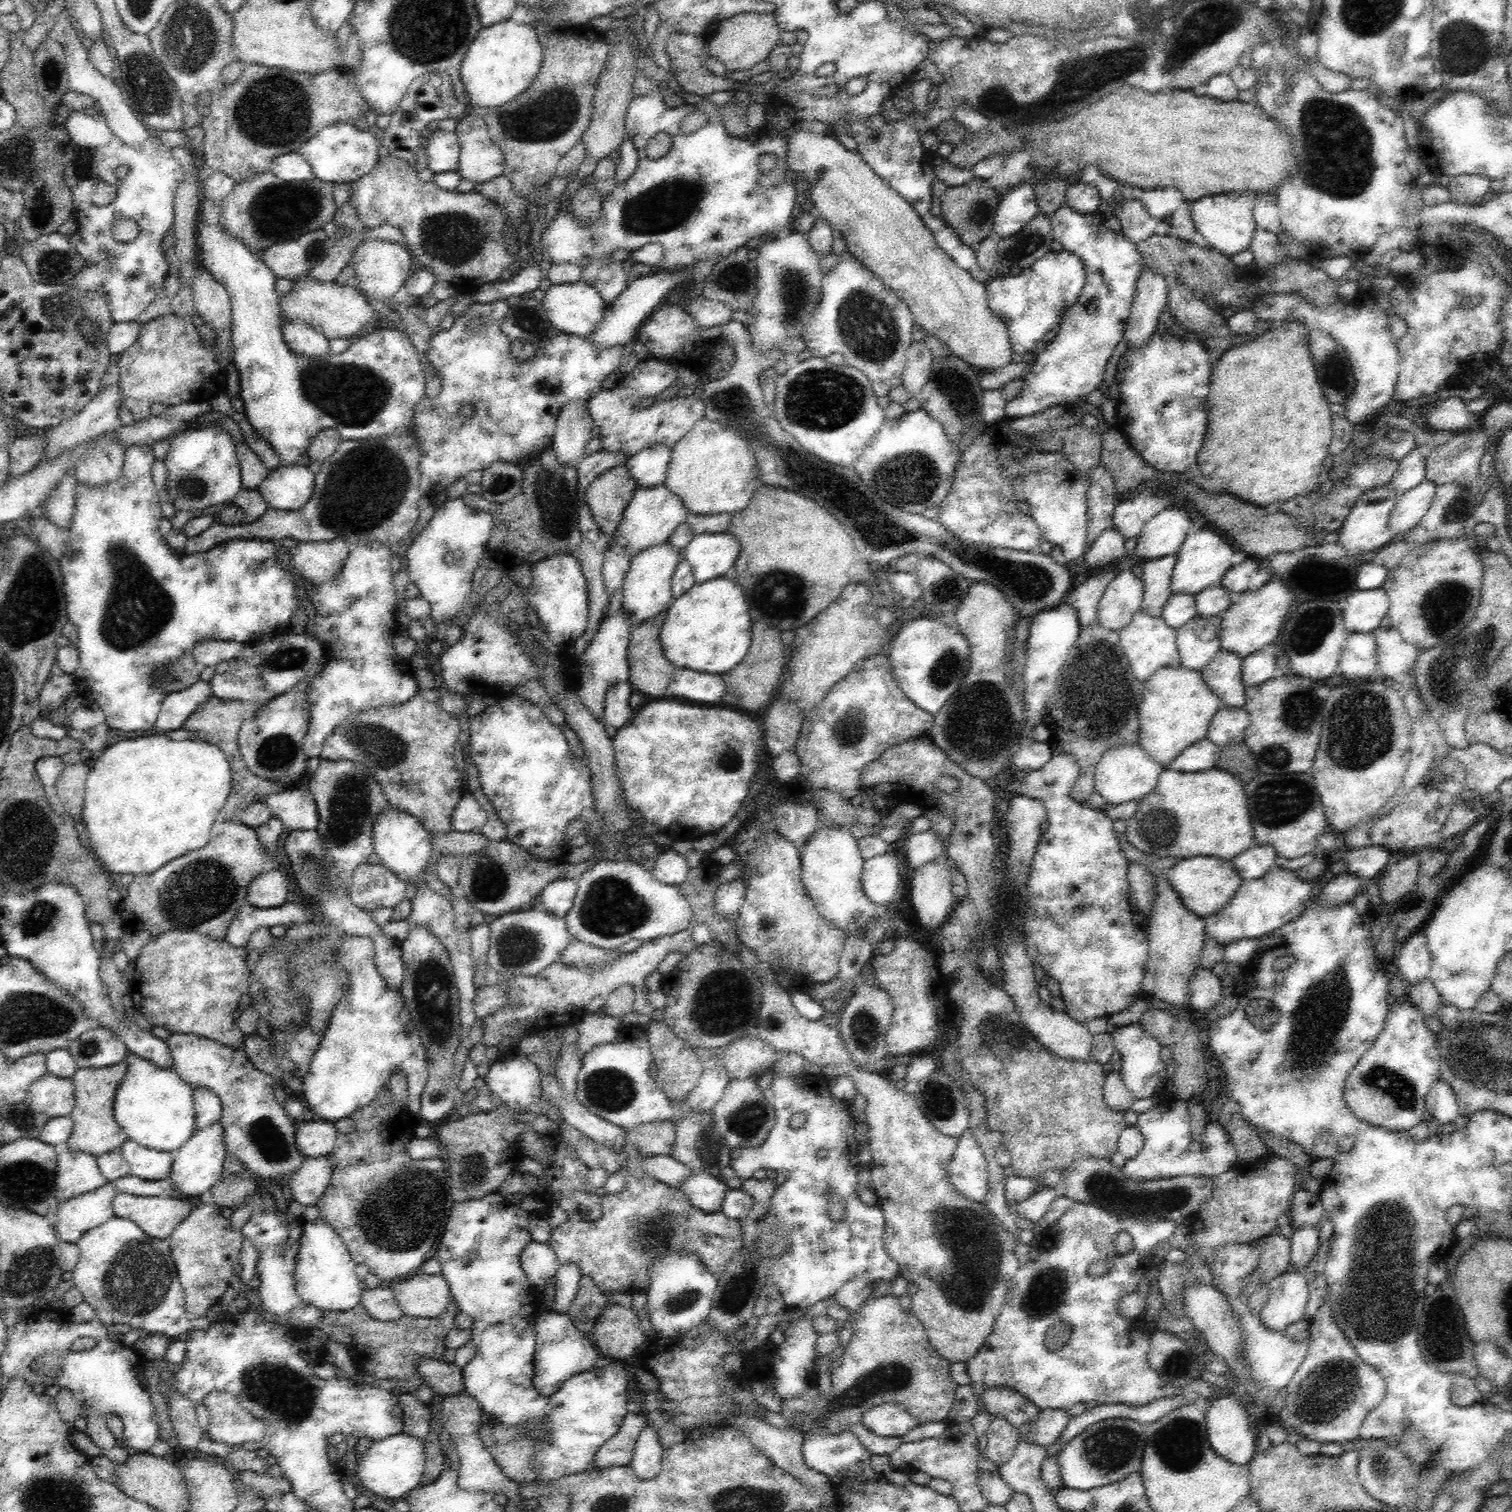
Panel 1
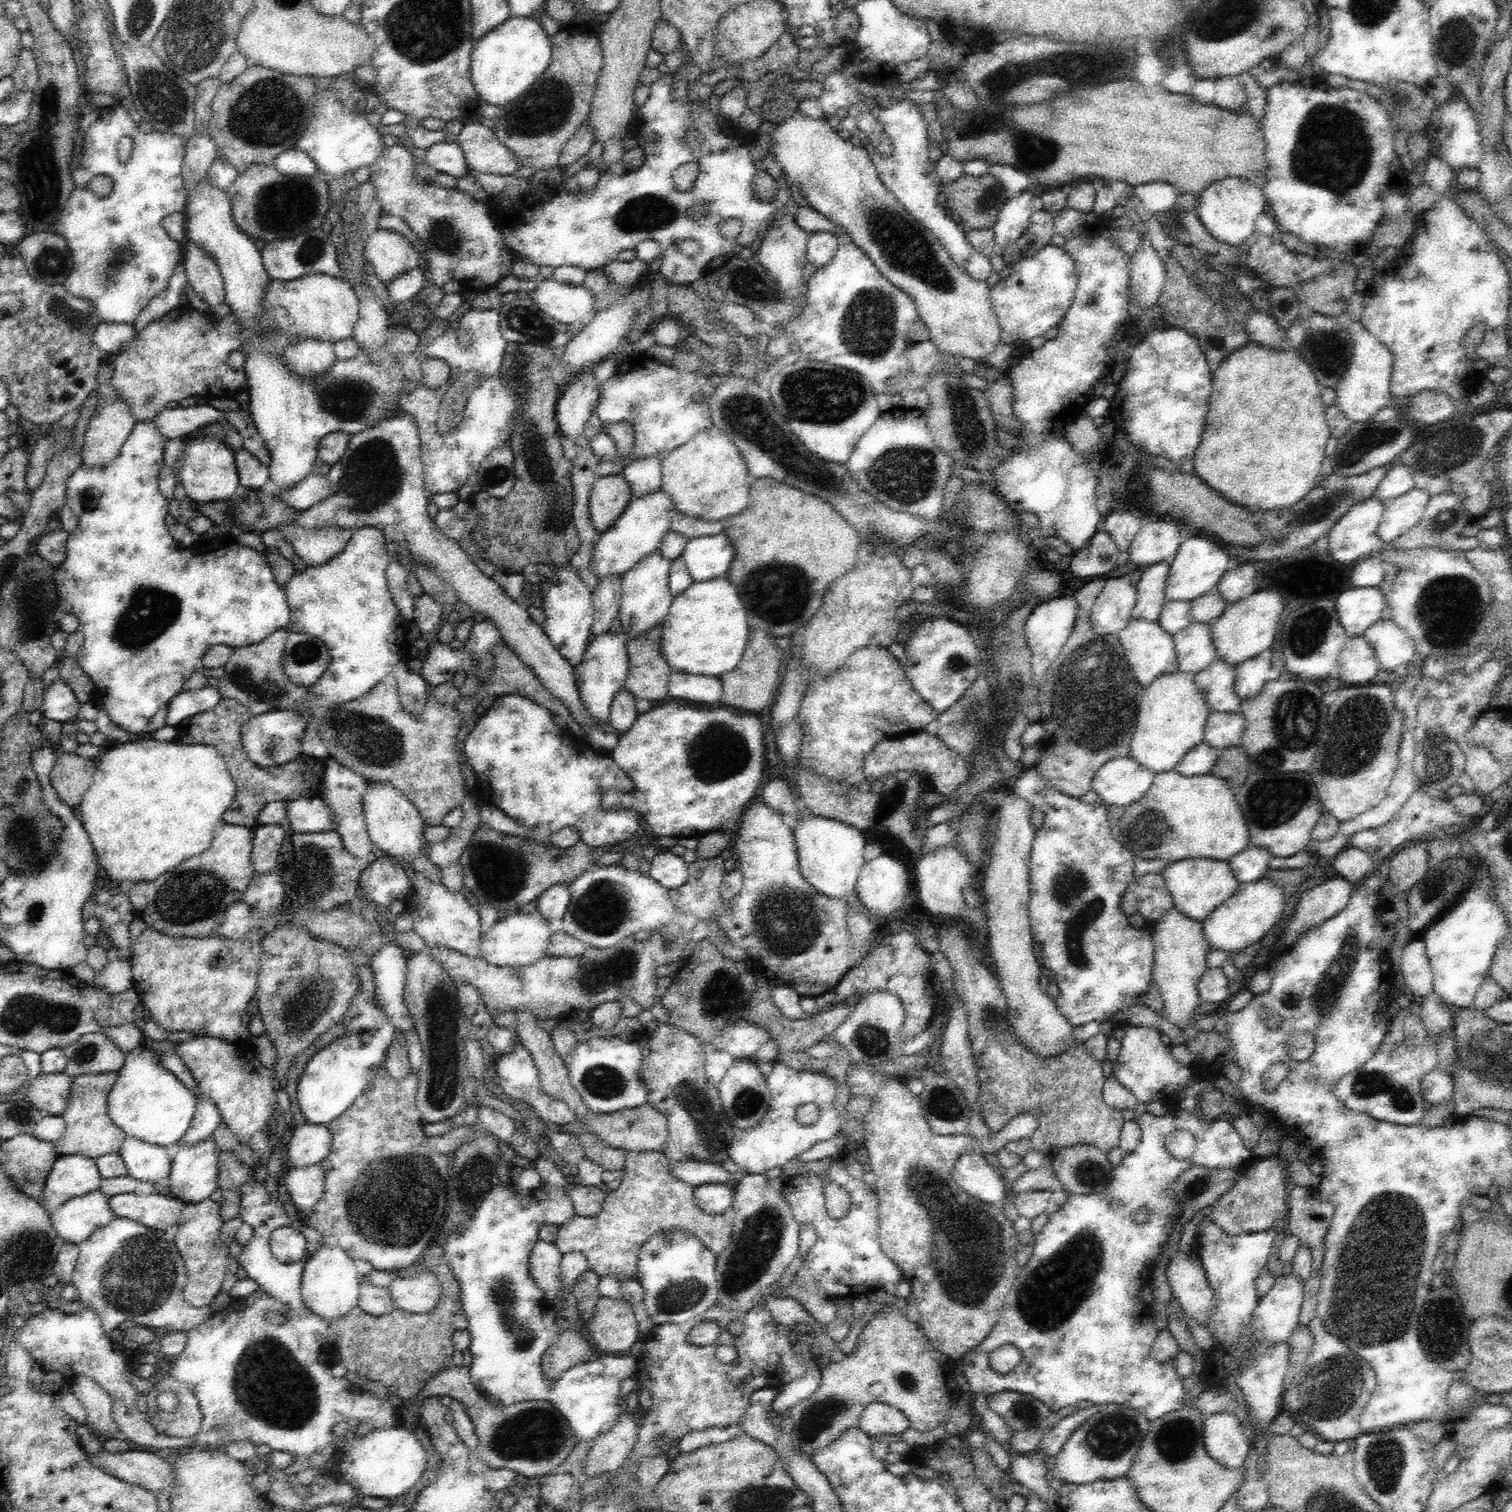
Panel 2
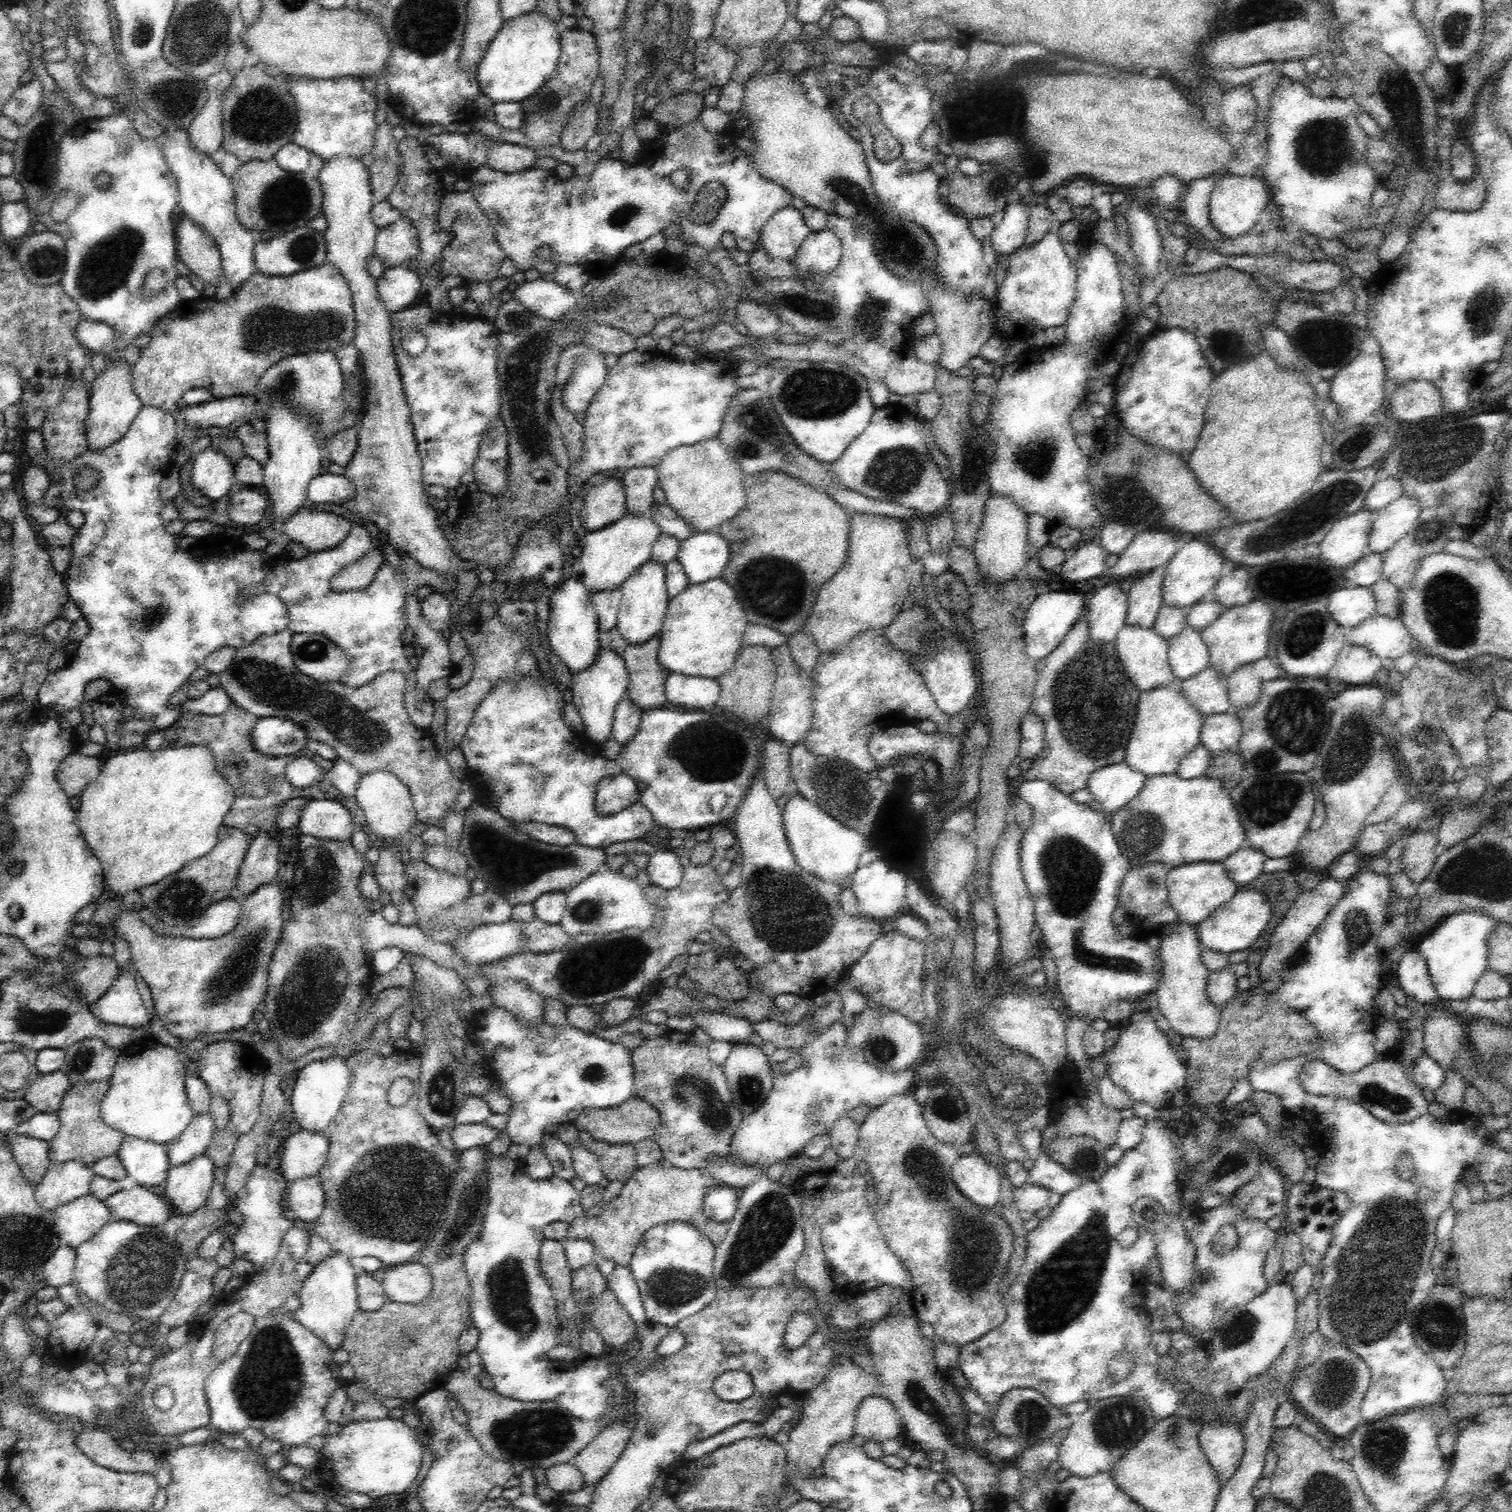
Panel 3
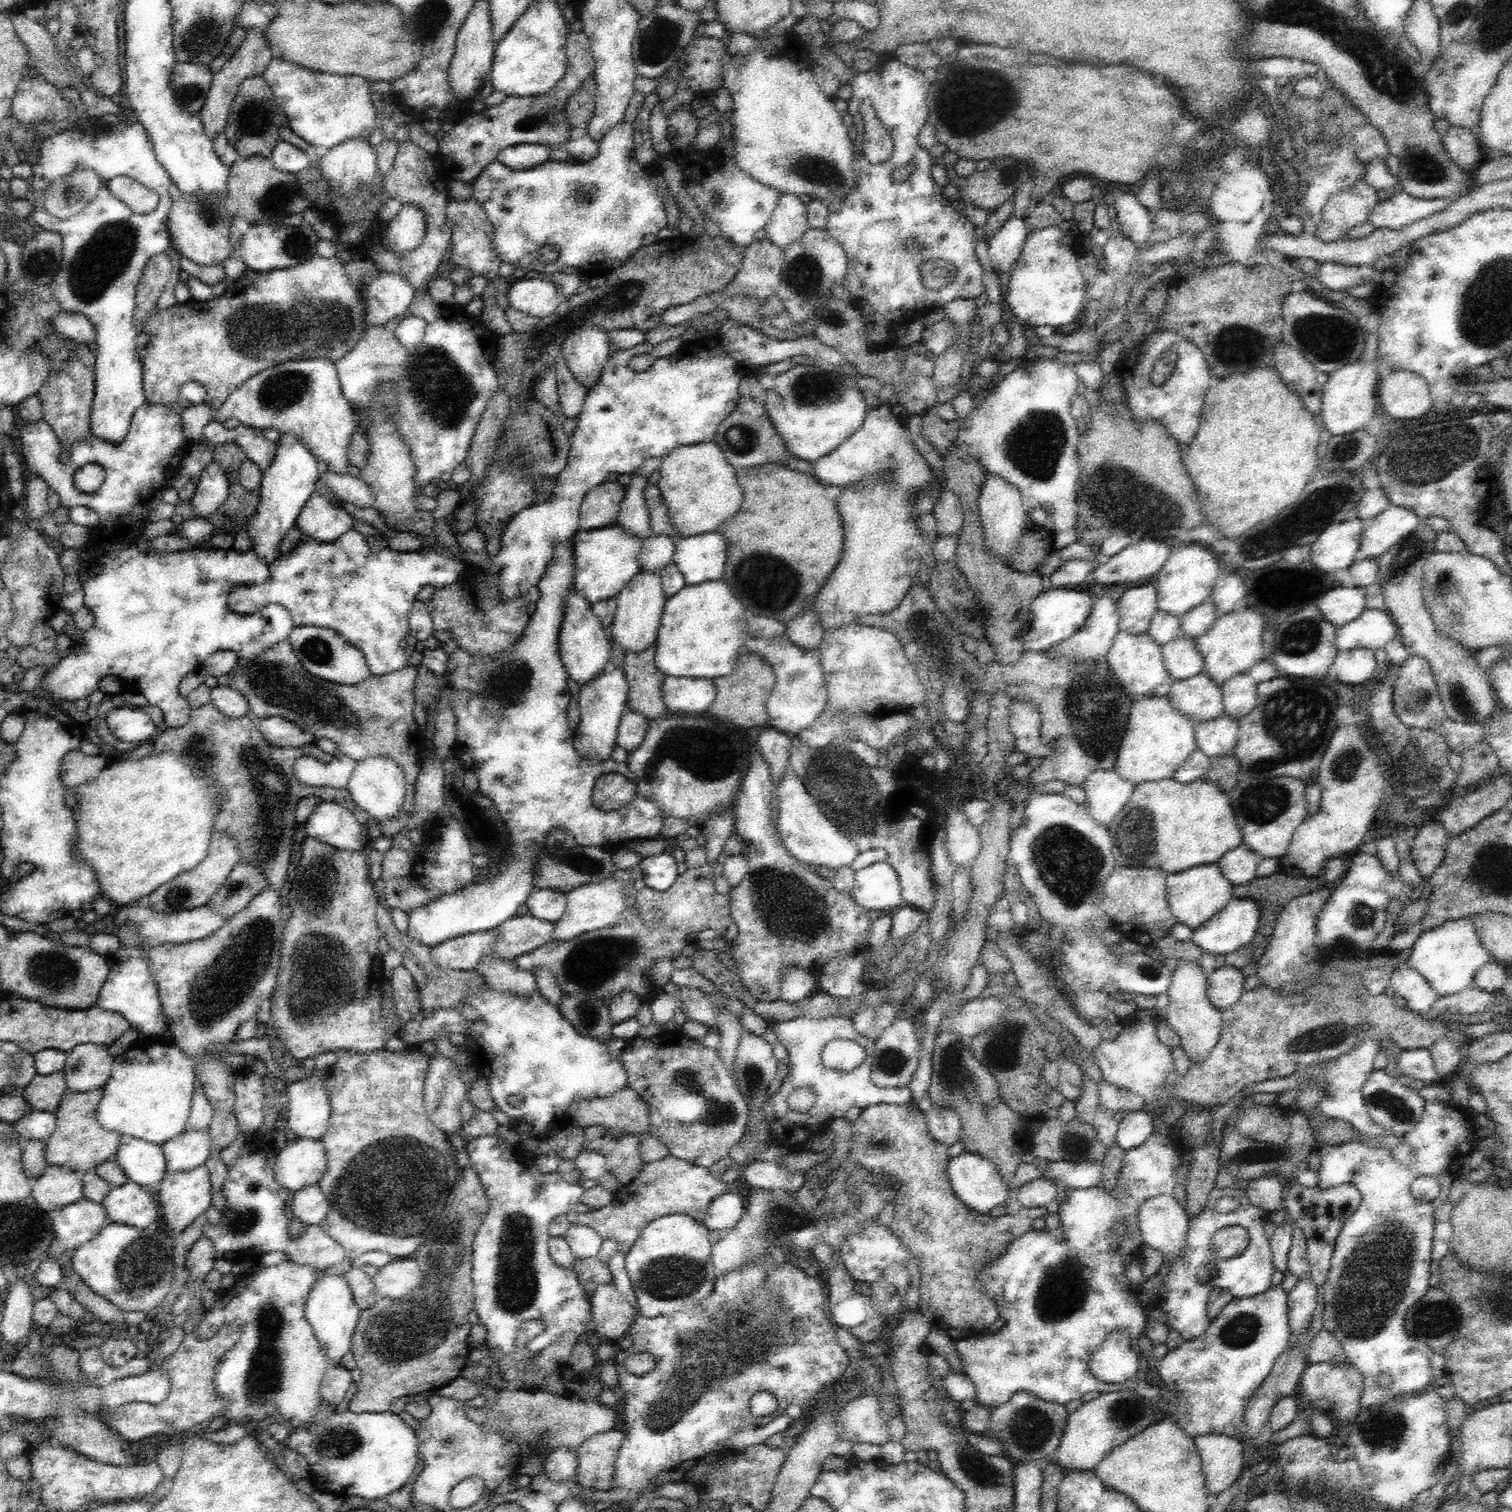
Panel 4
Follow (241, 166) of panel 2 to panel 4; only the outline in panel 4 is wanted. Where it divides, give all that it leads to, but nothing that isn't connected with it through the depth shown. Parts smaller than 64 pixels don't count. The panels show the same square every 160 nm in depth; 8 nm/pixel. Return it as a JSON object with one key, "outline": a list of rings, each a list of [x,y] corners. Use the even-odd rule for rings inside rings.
{"outline":[[[252,76],[246,78],[239,86],[239,92],[233,101],[224,131],[229,143],[242,159],[256,154],[268,158],[274,146],[280,142],[280,128],[286,123],[285,113],[276,103],[272,87],[264,78]]]}

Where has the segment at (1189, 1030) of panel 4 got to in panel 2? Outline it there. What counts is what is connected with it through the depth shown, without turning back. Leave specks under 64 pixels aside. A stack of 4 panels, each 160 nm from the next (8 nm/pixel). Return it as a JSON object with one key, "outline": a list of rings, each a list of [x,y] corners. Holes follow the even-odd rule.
{"outline":[[[1172,907],[1151,929],[1154,945],[1154,962],[1151,980],[1162,995],[1164,1009],[1160,1014],[1171,1024],[1180,1028],[1196,1024],[1200,1032],[1208,1032],[1216,1028],[1216,1022],[1224,1012],[1199,1013],[1196,1009],[1202,1003],[1198,991],[1200,977],[1206,967],[1206,954],[1211,951],[1203,933],[1202,921],[1190,919],[1176,907]]]}

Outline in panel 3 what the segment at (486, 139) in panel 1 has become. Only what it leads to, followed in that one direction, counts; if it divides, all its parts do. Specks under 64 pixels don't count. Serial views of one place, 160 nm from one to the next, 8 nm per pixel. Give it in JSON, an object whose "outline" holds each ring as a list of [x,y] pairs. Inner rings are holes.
{"outline":[[[508,142],[494,143],[489,150],[486,166],[506,173],[522,172],[534,167],[538,156],[529,146]]]}

